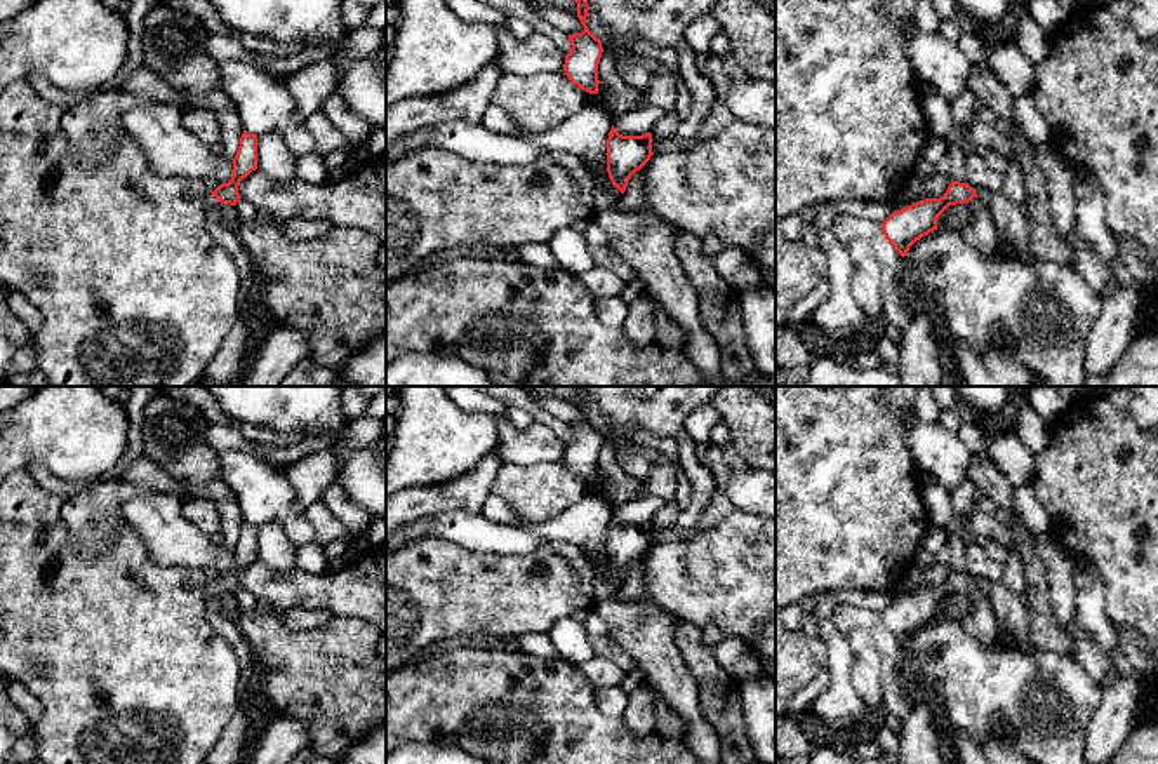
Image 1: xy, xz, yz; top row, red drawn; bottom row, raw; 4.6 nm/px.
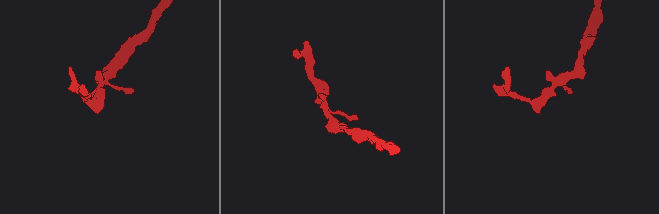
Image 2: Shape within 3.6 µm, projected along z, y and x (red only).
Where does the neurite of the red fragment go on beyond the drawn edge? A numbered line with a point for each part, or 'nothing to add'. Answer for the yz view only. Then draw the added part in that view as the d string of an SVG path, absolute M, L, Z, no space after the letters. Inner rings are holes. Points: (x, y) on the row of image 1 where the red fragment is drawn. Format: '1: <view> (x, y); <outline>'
1: yz (981, 232); M974 197L967 205L970 209L970 221L962 230L965 242L982 254L993 254L1000 251L995 219L988 202Z

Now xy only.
1: xy (226, 368); M207 193L205 219L210 237L235 259L240 275L238 318L223 339L217 353L210 360L202 386L233 386L245 372L250 353L256 346L254 331L257 327L261 306L256 303L259 273L236 231L228 230L219 221L221 202Z

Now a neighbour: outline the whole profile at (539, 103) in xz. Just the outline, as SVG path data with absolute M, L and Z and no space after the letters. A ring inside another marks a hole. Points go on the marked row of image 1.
M504 71L492 94L492 103L529 132L555 129L574 113L588 106L600 106L600 101L600 90L589 94L579 89L565 71L536 77L518 77Z

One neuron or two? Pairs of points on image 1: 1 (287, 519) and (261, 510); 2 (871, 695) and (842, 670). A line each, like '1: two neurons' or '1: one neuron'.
1: one neuron
2: two neurons

